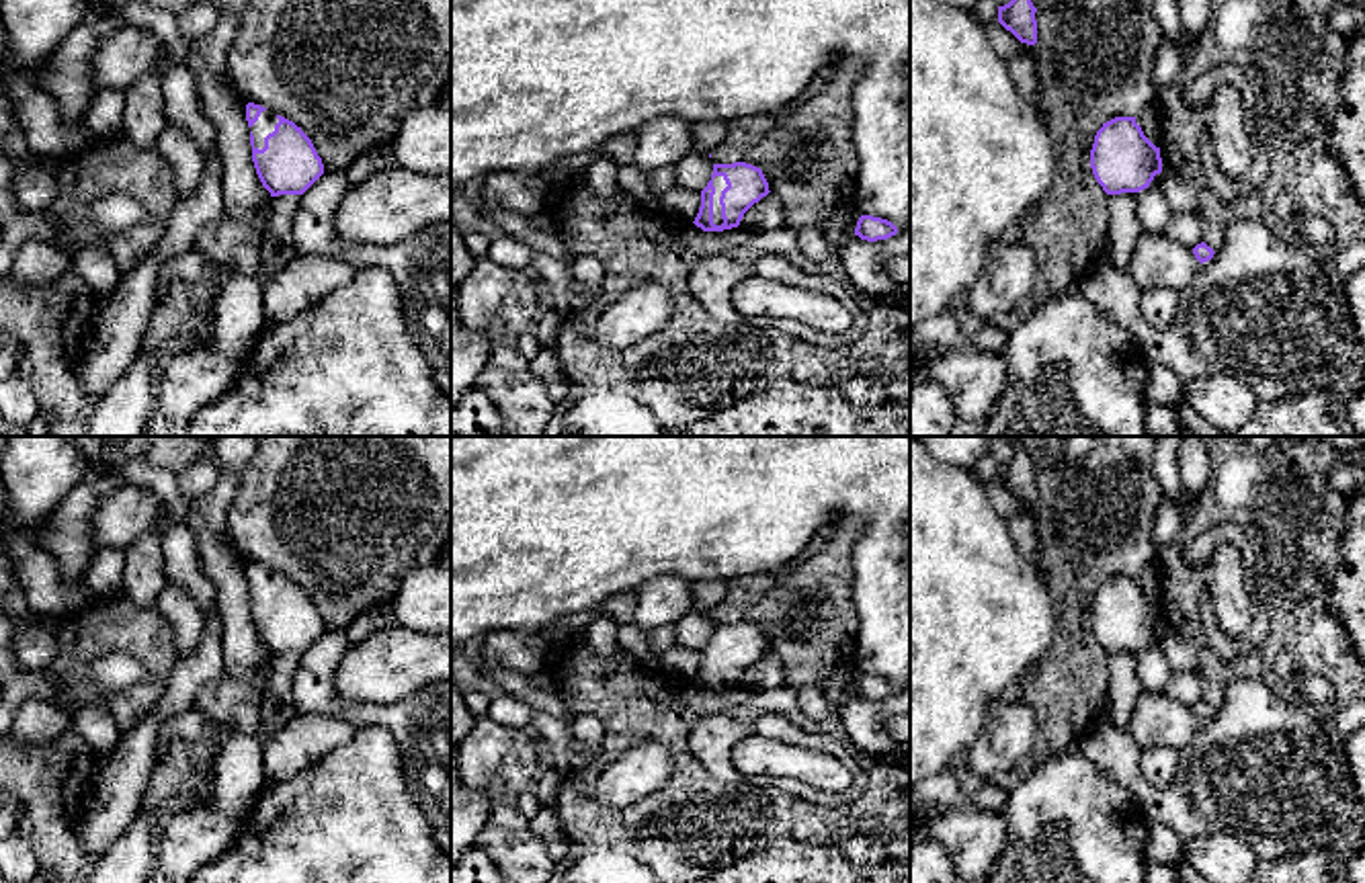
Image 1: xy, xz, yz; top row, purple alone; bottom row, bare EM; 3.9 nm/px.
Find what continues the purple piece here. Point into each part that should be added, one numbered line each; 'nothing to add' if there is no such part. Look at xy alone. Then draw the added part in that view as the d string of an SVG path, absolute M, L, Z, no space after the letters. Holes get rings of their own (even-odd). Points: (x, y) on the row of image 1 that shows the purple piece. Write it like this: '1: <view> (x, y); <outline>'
1: xy (267, 119); M262 111L258 121L250 127L254 135L254 148L264 148L264 137L275 131L275 125L279 123L277 113Z

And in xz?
1: xz (718, 181); M715 176L713 178L713 186L715 186L715 195L713 195L713 223L721 225L723 219L721 219L719 197L721 197L721 191L728 186L726 180L723 180L723 176Z

